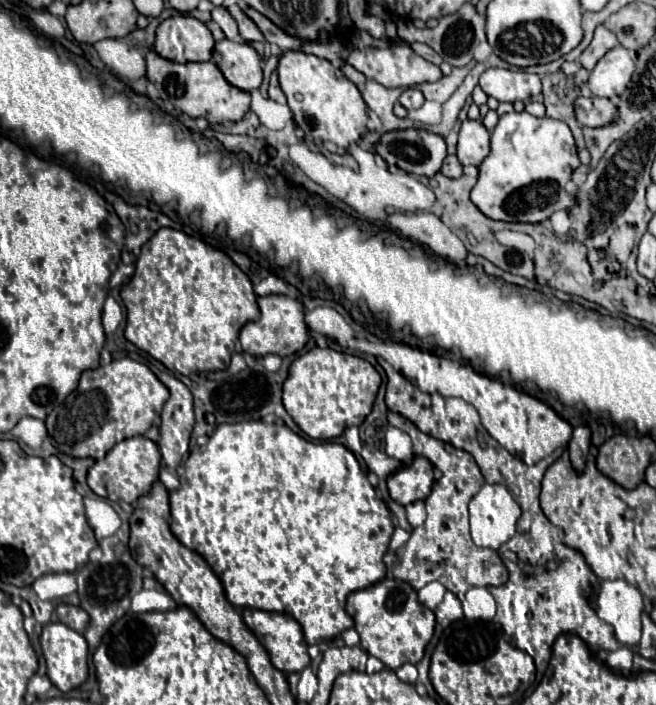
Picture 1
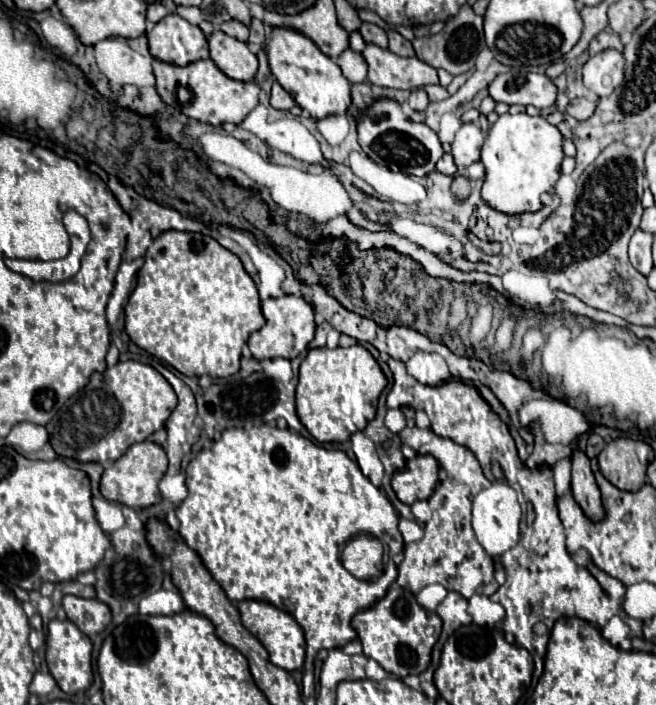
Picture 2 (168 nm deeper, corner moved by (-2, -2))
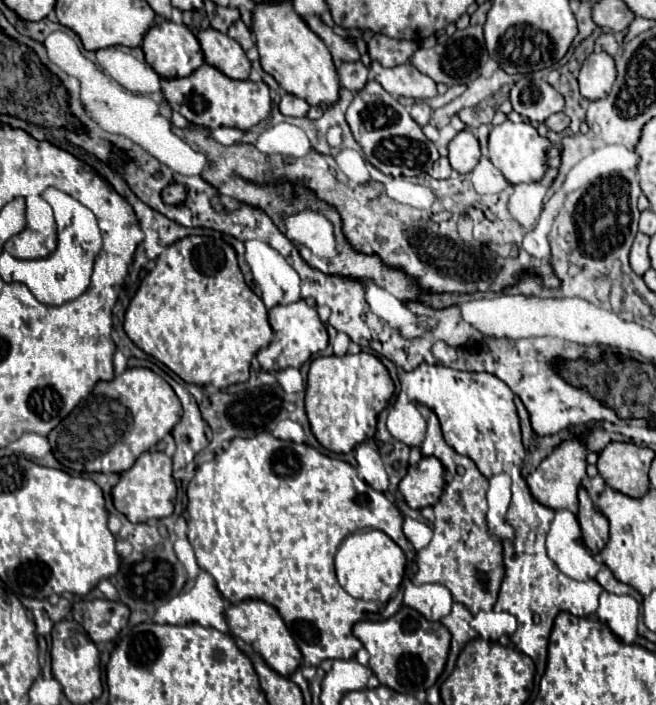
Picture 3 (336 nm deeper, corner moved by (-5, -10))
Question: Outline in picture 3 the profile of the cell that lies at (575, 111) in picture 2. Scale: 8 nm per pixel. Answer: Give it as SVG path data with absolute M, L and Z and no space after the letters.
M557 112L557 114L553 114L553 116L549 116L549 118L545 120L545 126L547 126L549 130L553 130L553 132L563 132L563 130L567 130L569 122L571 122L571 120L569 120L567 114Z

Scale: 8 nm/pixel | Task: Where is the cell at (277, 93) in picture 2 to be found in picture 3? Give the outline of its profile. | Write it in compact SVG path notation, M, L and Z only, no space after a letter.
M283 94L279 102L279 110L285 116L305 116L309 110L309 104L293 94Z

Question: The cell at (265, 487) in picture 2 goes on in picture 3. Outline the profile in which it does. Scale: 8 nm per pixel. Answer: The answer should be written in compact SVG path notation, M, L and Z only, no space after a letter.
M261 432L253 438L233 438L227 450L195 470L187 486L187 498L187 536L195 550L197 564L213 576L217 590L231 604L261 598L275 606L299 642L297 646L307 666L319 666L327 658L353 658L361 648L361 642L351 632L353 624L359 620L387 620L401 608L401 594L383 606L381 602L365 602L349 596L337 582L333 566L335 552L339 544L357 530L375 528L385 532L403 550L413 548L401 530L403 516L395 504L391 504L383 492L359 480L357 470L345 460L329 458L307 444L279 440L270 432Z

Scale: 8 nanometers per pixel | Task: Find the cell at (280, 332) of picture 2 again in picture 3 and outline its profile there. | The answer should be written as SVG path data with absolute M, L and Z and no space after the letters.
M305 300L271 308L269 310L269 324L271 324L273 334L275 334L273 342L267 348L261 348L257 352L257 360L259 360L261 368L267 372L283 370L289 366L301 368L301 364L305 364L313 354L327 348L329 336L327 336L325 324L319 320L317 310L313 306L309 306Z

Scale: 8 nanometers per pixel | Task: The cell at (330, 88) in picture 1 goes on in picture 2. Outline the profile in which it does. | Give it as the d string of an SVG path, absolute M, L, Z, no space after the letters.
M272 28L270 42L266 44L266 56L270 72L282 84L282 88L292 94L296 104L310 112L312 118L320 120L330 114L346 114L352 102L350 82L344 78L340 66L322 54L308 36L302 36L302 32L294 32L292 28Z

